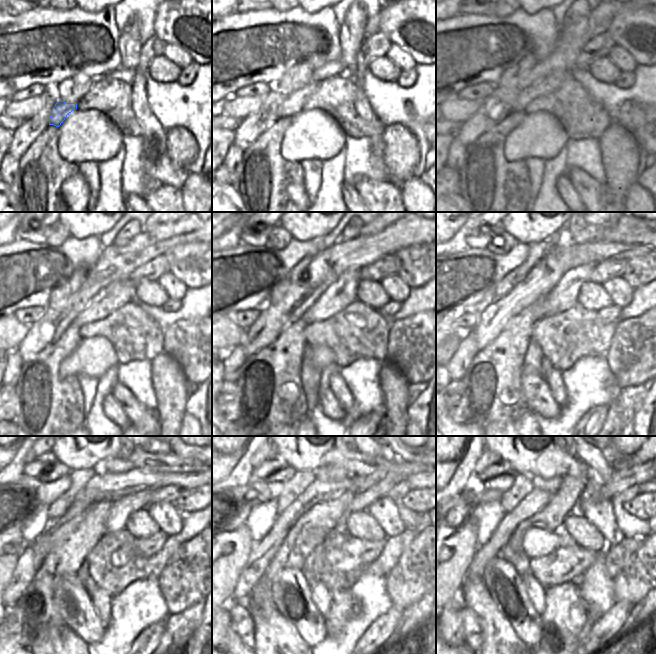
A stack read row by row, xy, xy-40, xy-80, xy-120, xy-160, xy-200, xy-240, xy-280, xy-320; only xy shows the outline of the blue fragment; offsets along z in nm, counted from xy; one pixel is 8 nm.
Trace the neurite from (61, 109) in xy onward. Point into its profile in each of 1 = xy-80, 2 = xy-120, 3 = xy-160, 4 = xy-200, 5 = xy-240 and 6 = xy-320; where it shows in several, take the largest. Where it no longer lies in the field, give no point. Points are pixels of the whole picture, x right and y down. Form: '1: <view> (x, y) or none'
1: xy-80 (552, 81)
2: xy-120 (118, 293)
3: xy-160 (343, 292)
4: xy-200 (564, 295)
5: xy-240 (120, 510)
6: xy-320 (621, 479)

